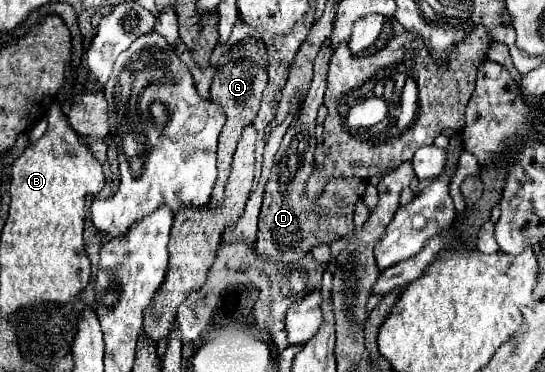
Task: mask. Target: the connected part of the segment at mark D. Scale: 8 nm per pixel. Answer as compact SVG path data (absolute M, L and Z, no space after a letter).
M324 40L316 56L316 62L314 62L314 78L306 94L306 100L302 104L300 118L296 118L296 122L284 134L282 146L278 148L274 156L270 180L266 182L264 204L262 204L260 222L258 222L256 252L262 256L270 256L274 260L284 260L284 264L298 262L314 246L326 244L326 242L330 244L336 238L352 232L354 230L354 206L366 190L366 182L360 178L332 178L330 182L326 182L318 198L306 196L306 182L316 170L314 128L316 128L316 112L324 104L326 72L328 72L330 54L332 54L332 44L330 40Z

